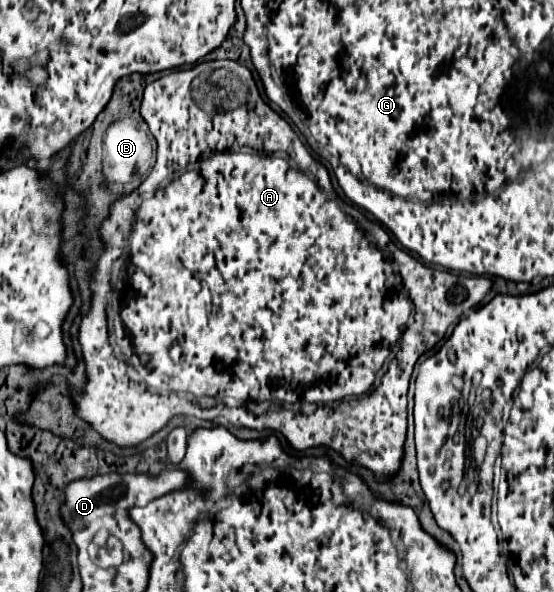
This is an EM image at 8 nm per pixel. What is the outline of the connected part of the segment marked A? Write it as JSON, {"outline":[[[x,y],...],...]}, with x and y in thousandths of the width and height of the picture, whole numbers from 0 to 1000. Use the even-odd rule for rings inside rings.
{"outline":[[[412,100],[372,103],[372,106],[361,106],[347,117],[310,120],[310,123],[267,140],[260,147],[260,160],[256,160],[256,174],[253,174],[253,194],[260,198],[260,204],[271,215],[271,225],[285,238],[282,279],[271,289],[267,302],[256,309],[256,316],[249,316],[235,329],[220,329],[213,340],[206,340],[199,346],[195,367],[177,383],[177,397],[184,404],[188,424],[177,431],[170,444],[170,461],[166,461],[166,475],[162,475],[164,522],[148,535],[144,556],[141,556],[141,576],[144,576],[148,606],[155,617],[155,650],[141,660],[130,660],[130,667],[126,667],[134,691],[137,691],[137,704],[155,711],[195,748],[206,748],[213,755],[245,755],[245,752],[260,748],[267,738],[274,738],[282,728],[289,728],[314,701],[325,701],[325,698],[329,701],[350,701],[350,691],[357,691],[357,698],[354,698],[357,708],[383,711],[390,704],[404,704],[422,721],[448,721],[448,725],[462,725],[462,728],[495,725],[495,728],[509,731],[527,748],[527,758],[534,758],[534,762],[549,762],[549,758],[578,755],[578,752],[599,755],[632,785],[661,789],[664,796],[671,796],[679,813],[690,816],[690,813],[708,809],[718,799],[726,772],[729,772],[729,745],[733,745],[735,733],[736,647],[740,647],[747,613],[755,610],[755,603],[762,596],[776,593],[805,566],[805,556],[816,546],[823,546],[841,522],[859,519],[881,498],[892,475],[881,468],[845,468],[834,461],[812,461],[812,458],[794,458],[794,454],[780,454],[780,451],[762,448],[740,427],[708,414],[704,397],[686,383],[686,377],[661,370],[657,360],[617,343],[614,333],[606,329],[603,316],[596,313],[592,285],[556,258],[556,252],[538,235],[538,228],[527,221],[520,204],[513,198],[505,198],[498,188],[491,188],[484,174],[477,174],[477,167],[466,157],[466,147],[462,147],[462,137],[458,137],[451,117],[426,106],[426,103],[412,103]],[[419,238],[430,238],[433,248],[448,248],[462,258],[415,255]],[[386,242],[404,242],[408,248],[401,255],[386,255]],[[213,438],[220,438],[220,441],[227,438],[220,454],[217,454],[217,465],[213,465],[220,485],[209,495],[217,498],[213,502],[217,505],[217,535],[220,535],[220,546],[227,549],[227,566],[235,569],[242,596],[253,606],[264,606],[264,623],[292,630],[314,650],[310,660],[336,660],[336,664],[347,664],[347,671],[332,671],[332,677],[325,677],[321,664],[283,666],[278,662],[278,655],[283,654],[278,639],[271,645],[273,654],[235,645],[227,635],[229,615],[206,603],[204,588],[191,576],[191,569],[195,569],[191,535],[195,515],[190,497],[202,492],[202,444]],[[715,583],[722,583],[722,593],[704,610],[700,627],[690,637],[690,654],[682,654],[664,671],[610,681],[621,671],[657,667],[675,650],[679,630],[690,623],[693,610],[708,596],[708,586],[715,586]],[[444,684],[480,684],[480,694],[462,701],[462,698],[448,694]],[[650,684],[657,688],[657,701],[643,704],[653,694]]]}

